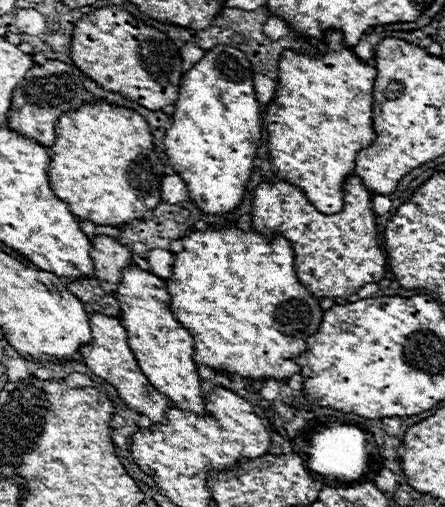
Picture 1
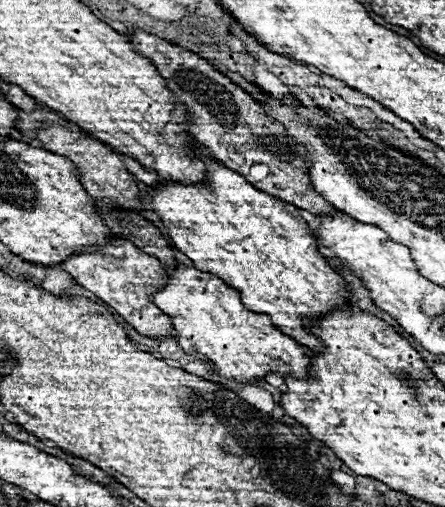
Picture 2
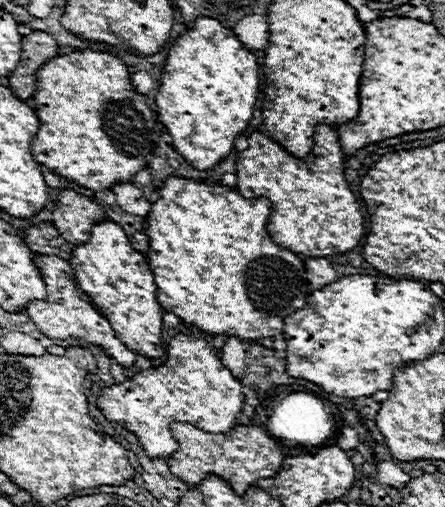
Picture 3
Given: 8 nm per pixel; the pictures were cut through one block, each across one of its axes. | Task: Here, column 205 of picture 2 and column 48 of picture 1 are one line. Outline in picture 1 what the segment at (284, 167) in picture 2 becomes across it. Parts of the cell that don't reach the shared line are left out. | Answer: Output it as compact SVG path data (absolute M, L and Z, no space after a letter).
M46 60L44 64L34 64L26 72L26 78L14 88L12 106L8 112L8 126L28 138L34 138L38 144L50 148L56 140L54 126L60 114L92 100L90 92L84 88L84 78L86 76L76 66L64 64L60 60Z

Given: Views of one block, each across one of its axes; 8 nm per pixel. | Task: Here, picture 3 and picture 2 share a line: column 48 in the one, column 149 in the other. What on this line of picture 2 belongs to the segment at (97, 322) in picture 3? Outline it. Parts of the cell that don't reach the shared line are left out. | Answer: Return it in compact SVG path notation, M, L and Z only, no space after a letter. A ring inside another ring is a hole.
M116 238L110 244L98 248L96 252L70 256L62 264L62 268L68 274L72 274L72 278L80 286L84 286L92 294L96 294L102 302L112 306L138 334L156 338L156 340L164 340L172 336L174 330L170 326L170 316L162 314L158 306L154 306L154 300L150 298L150 294L154 294L158 286L166 284L166 268L158 262L158 258L144 254L128 240ZM108 254L114 254L114 256L108 256Z

